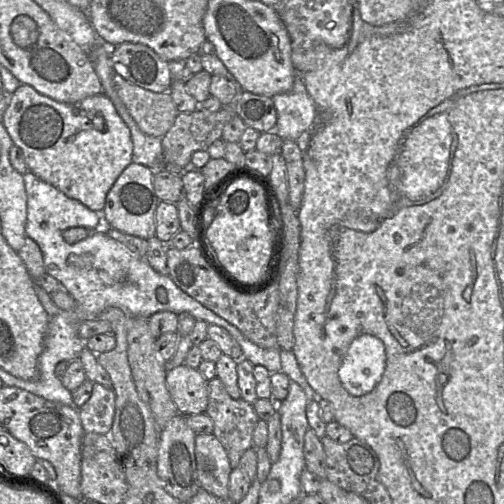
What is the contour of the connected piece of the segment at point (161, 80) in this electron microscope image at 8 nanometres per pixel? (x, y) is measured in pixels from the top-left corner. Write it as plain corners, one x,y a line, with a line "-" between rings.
131,42
110,48
110,58
116,75
154,93
169,92
174,80
169,65
151,48

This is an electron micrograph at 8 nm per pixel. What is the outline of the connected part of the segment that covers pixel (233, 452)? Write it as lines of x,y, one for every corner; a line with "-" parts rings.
215,377
208,381
208,405
205,413
214,423
213,434
223,445
232,469
239,467
244,452
253,447
253,431
260,420
253,405
242,398
233,399
222,381

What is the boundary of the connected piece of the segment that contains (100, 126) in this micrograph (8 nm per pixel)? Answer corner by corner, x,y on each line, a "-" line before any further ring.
22,84
11,95
2,123
22,150
28,171
95,212
103,212
109,190
132,163
130,130
102,93
66,104

